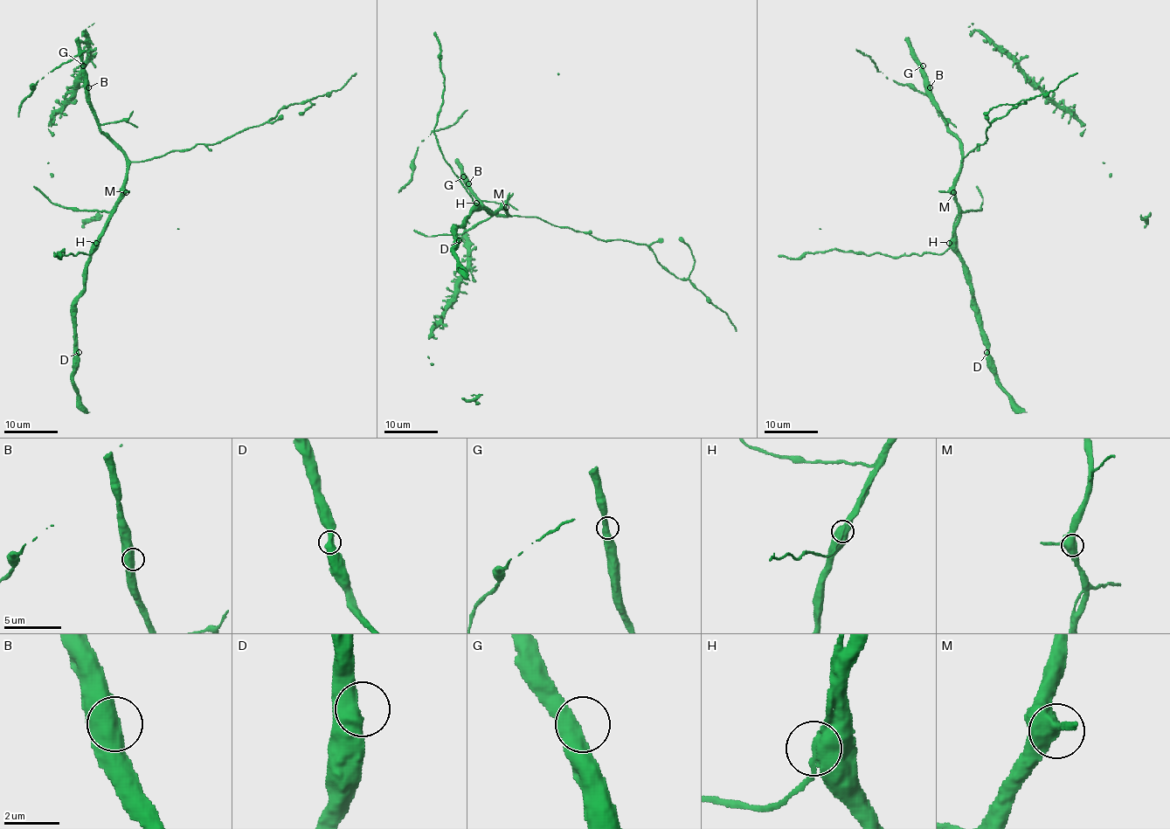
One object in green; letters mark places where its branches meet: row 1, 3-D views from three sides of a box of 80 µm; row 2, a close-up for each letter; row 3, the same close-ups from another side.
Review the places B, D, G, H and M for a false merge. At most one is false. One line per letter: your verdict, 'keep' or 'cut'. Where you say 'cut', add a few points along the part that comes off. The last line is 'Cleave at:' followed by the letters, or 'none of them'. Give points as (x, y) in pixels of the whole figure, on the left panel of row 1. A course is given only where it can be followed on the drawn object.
B: keep
D: keep
G: keep
H: keep
M: keep
Cleave at: none of them

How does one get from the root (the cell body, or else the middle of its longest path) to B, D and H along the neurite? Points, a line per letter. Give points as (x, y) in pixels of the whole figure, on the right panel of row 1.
B: (942, 113), (930, 87)
D: (942, 113), (947, 129), (958, 141), (961, 154), (955, 186), (955, 248), (965, 265), (986, 352)
H: (942, 113), (947, 129), (958, 141), (961, 154), (960, 174), (955, 186), (958, 220), (955, 236), (950, 243)

